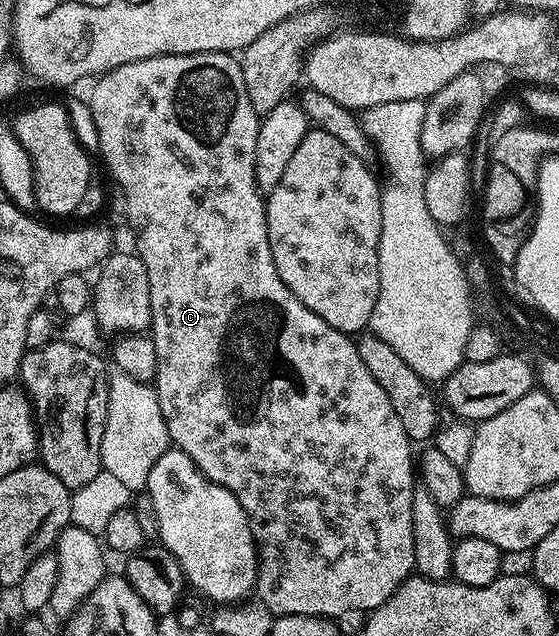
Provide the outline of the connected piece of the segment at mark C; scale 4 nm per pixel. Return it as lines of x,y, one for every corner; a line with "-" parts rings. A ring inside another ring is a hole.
197,52
196,54
184,54
183,56
153,56
152,58
144,58
136,62
121,64
119,68
112,68
108,72
103,72
101,76
93,81
93,84
94,89
90,92
90,120
94,123
95,134
98,135
98,148
102,151
102,160
106,163
107,170
114,175
114,180
118,183
116,184
117,191
122,193
125,202
127,202
125,219
127,221
130,220
135,234
138,235
136,254
144,262
144,270
148,270
148,294
152,302
152,318
150,319
148,335
154,339
154,345
156,346
156,370
158,371
152,383
160,402
160,414
164,414
164,422
168,426
171,445
179,448
184,454
188,454
188,458
192,458
194,465
212,482
232,490
232,494
236,494
240,506
244,506
244,514
248,514
250,529
254,531
254,544
258,548
256,596
260,603
270,611
271,616
308,614
309,616
339,618
338,616
346,616
349,612
362,612
361,614
373,612
381,604
388,602
388,598
392,598
392,594
396,594
396,590
414,572
412,502
414,501
414,490
416,487
416,464
415,461
414,464
410,461
412,441
408,438
408,434
404,434
404,425
400,423
400,417
396,415
396,410
392,410
392,402
388,402
388,394
384,394
384,390
380,390
380,382
376,382
376,378
372,378
372,374
368,374
368,366
364,366
364,362
360,362
357,343
347,333
328,326
328,322
324,322
324,318
312,314
312,310
308,310
308,306
304,306
304,302
300,302
300,298
296,298
296,294
292,294
292,290
288,290
288,286
284,286
280,274
276,274
276,262
272,262
272,250
268,246
266,201
257,182
254,180
256,134
258,133
260,117
248,98
248,90
244,86
244,74
242,73
241,63
228,52

